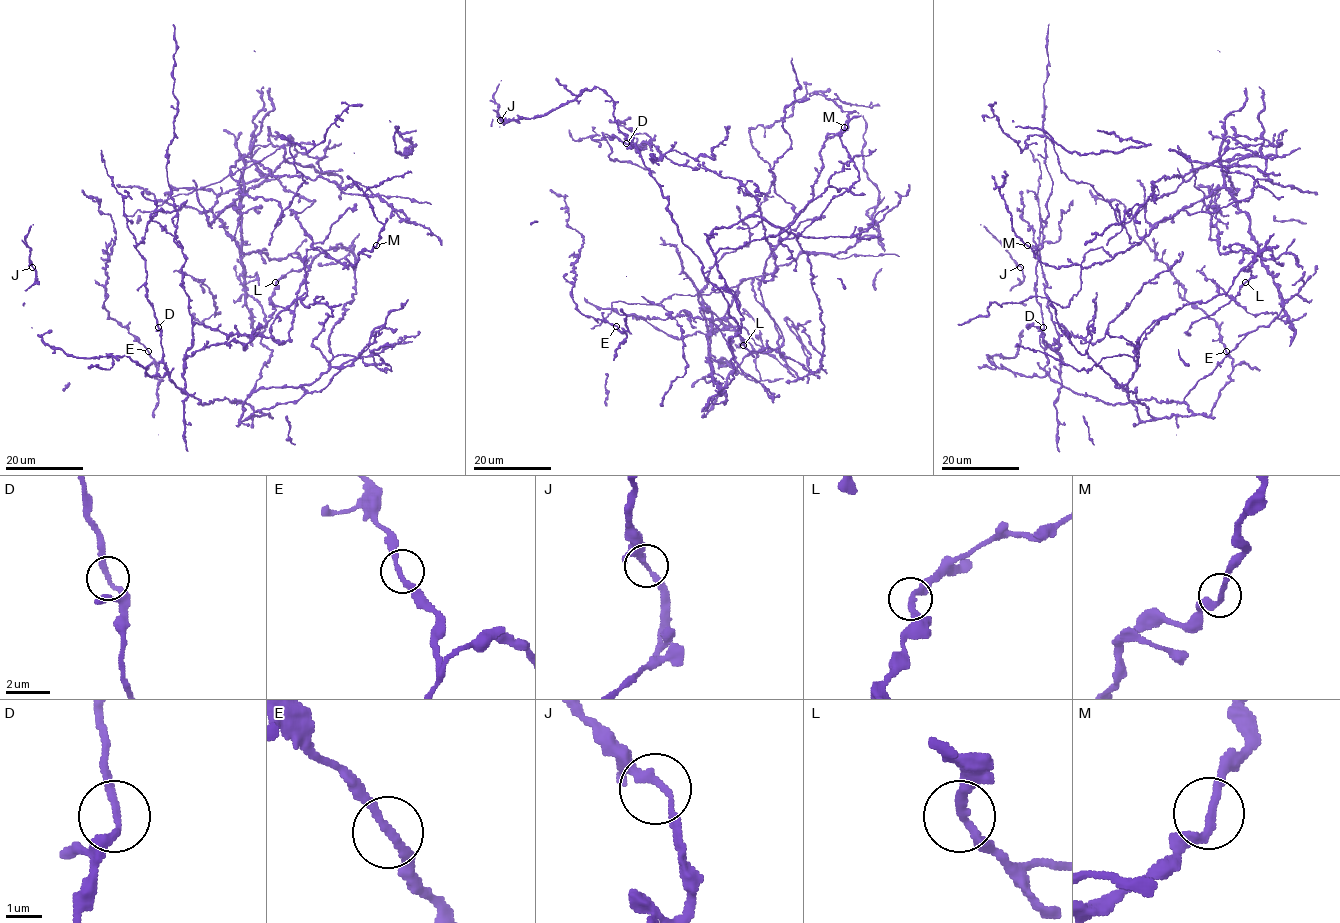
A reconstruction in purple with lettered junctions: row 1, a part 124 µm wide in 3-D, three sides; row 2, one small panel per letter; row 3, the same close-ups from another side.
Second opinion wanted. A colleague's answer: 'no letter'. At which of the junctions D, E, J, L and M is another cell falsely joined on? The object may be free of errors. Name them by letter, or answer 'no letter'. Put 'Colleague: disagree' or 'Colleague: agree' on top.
Colleague: agree
no letter

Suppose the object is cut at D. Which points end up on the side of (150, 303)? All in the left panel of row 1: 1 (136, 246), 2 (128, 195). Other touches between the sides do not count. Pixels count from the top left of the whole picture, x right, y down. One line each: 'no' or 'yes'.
1: yes
2: yes

